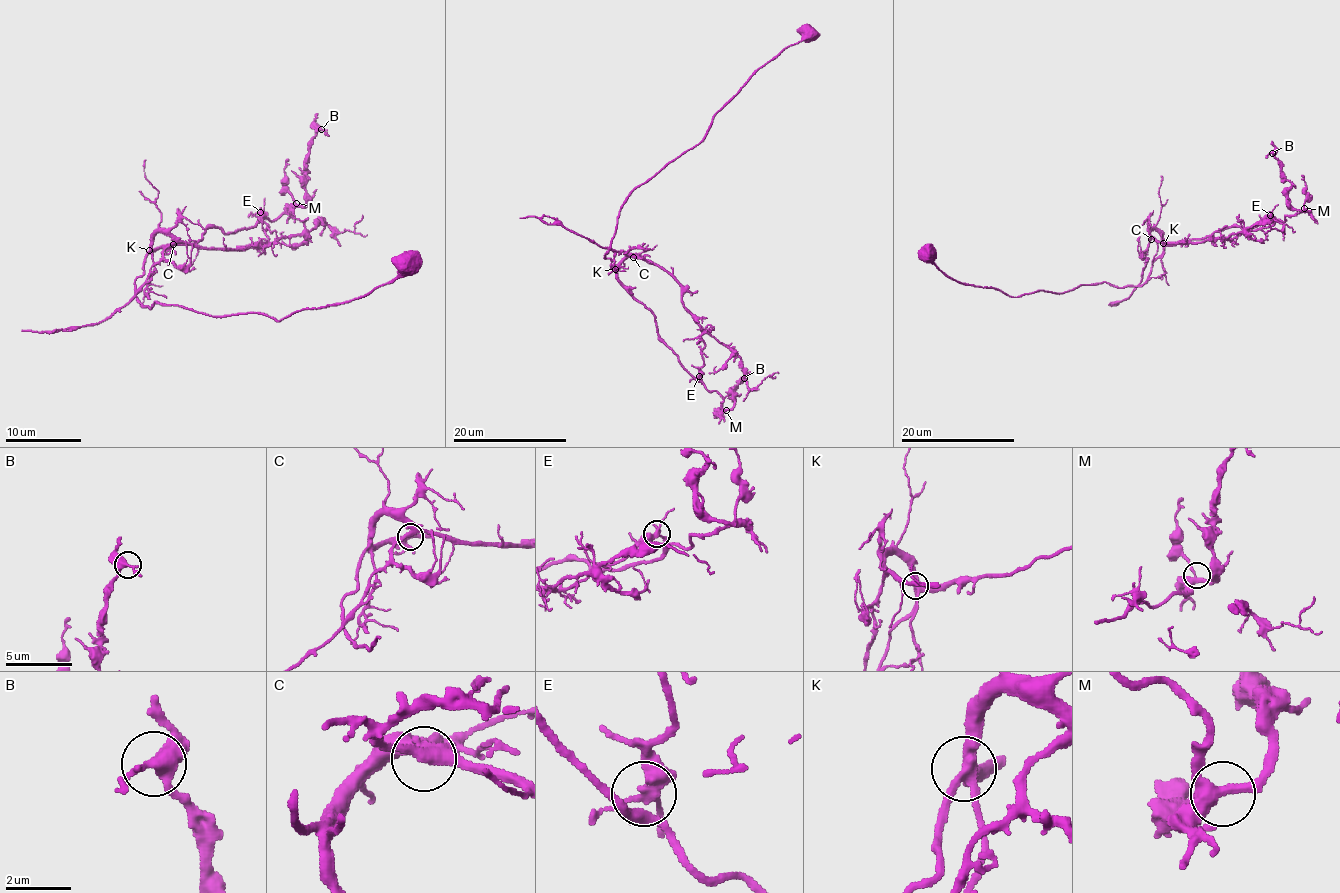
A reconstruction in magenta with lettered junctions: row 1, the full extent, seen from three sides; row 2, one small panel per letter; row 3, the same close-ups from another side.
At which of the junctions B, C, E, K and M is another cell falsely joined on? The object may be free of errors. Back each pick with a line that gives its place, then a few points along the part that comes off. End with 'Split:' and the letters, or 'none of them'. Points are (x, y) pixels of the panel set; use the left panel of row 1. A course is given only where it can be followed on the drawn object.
Split: none of them

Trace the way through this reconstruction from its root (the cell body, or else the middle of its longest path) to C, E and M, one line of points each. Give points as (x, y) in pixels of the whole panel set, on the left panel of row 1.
C: (139, 301), (135, 297), (135, 280), (143, 273), (151, 239), (164, 231), (173, 244)
E: (139, 301), (135, 280), (156, 233), (205, 248), (256, 246), (268, 239), (260, 212)
M: (139, 301), (135, 280), (149, 254), (194, 244), (207, 227), (236, 233), (264, 218), (277, 220), (296, 203)

